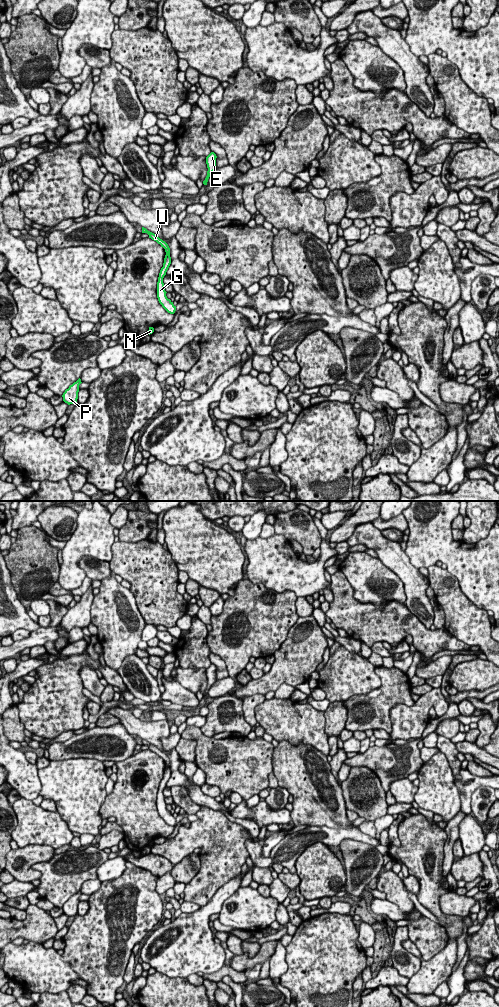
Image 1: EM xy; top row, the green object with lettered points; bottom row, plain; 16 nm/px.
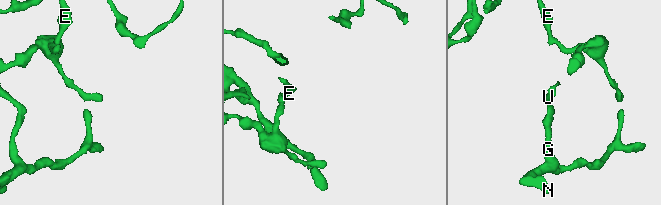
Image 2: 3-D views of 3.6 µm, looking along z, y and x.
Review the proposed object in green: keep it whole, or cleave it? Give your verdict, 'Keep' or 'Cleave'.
Cleave

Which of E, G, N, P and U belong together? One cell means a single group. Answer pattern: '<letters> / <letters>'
E U / G N P

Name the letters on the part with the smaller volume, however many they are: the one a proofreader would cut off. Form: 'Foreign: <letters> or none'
Foreign: E, U

